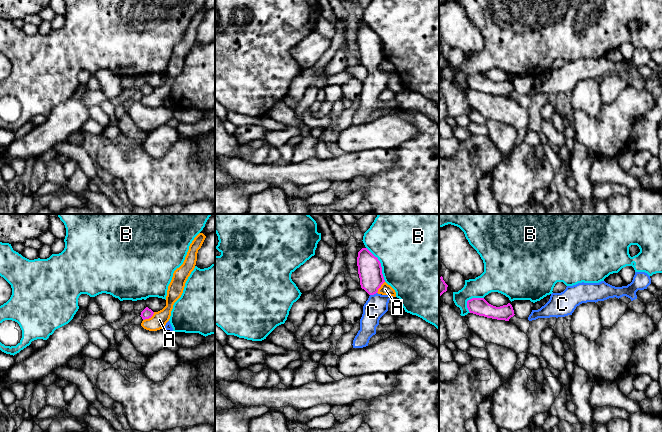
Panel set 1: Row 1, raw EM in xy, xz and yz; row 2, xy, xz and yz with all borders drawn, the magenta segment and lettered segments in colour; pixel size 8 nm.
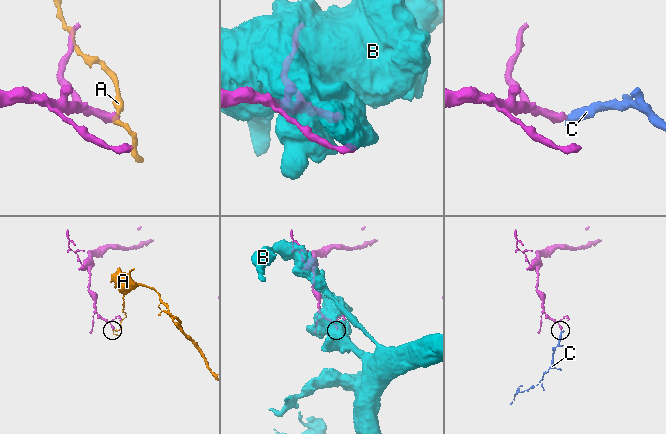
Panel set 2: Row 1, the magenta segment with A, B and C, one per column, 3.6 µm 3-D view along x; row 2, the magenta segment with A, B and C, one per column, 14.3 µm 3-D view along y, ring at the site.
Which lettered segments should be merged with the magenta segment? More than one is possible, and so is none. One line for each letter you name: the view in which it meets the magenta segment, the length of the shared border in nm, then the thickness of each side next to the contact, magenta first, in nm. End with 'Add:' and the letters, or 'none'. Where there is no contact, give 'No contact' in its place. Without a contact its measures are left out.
C: Touches magenta in xz. Shared border 60 nm. Thickness 190 nm (magenta) against 180 nm
Add: C

